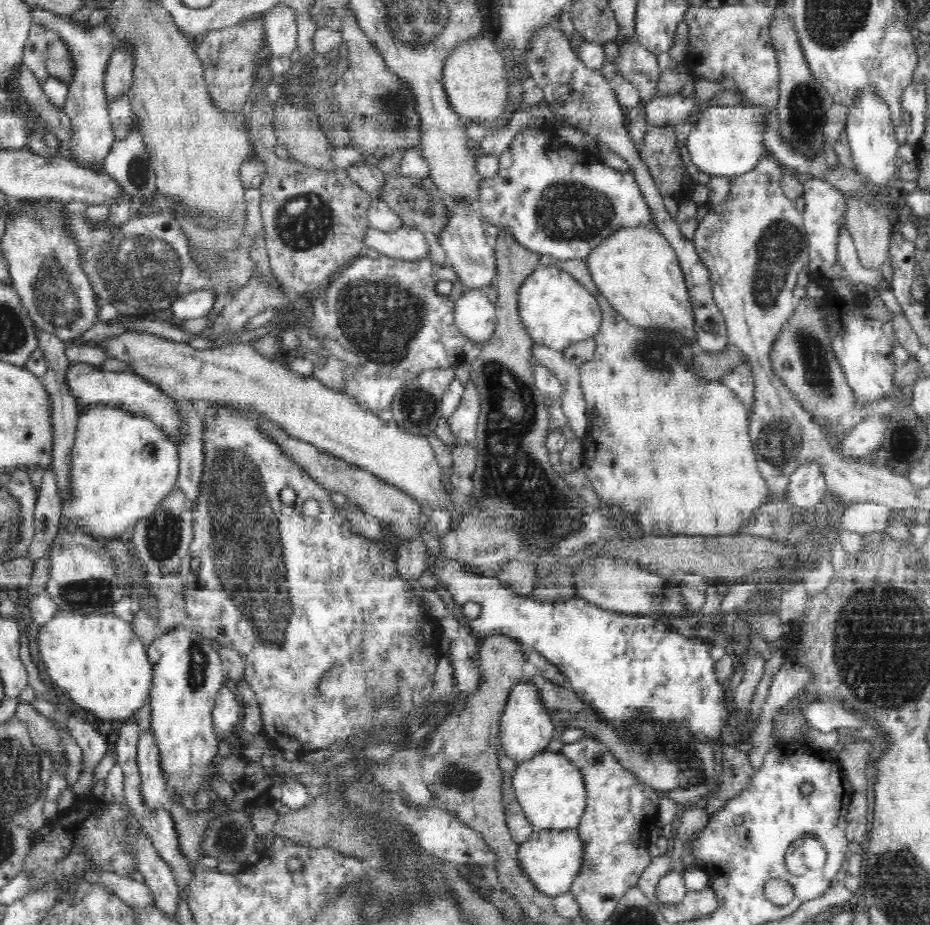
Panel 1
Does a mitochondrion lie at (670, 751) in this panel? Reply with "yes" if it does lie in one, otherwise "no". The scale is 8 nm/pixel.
yes

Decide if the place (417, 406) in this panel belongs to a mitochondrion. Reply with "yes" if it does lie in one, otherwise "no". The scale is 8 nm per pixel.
yes

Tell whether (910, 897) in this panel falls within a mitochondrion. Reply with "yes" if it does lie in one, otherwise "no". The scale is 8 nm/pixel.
yes

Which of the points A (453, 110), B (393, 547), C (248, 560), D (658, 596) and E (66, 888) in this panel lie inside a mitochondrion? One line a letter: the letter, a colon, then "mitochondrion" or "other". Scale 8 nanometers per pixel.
A: other
B: other
C: mitochondrion
D: mitochondrion
E: other

